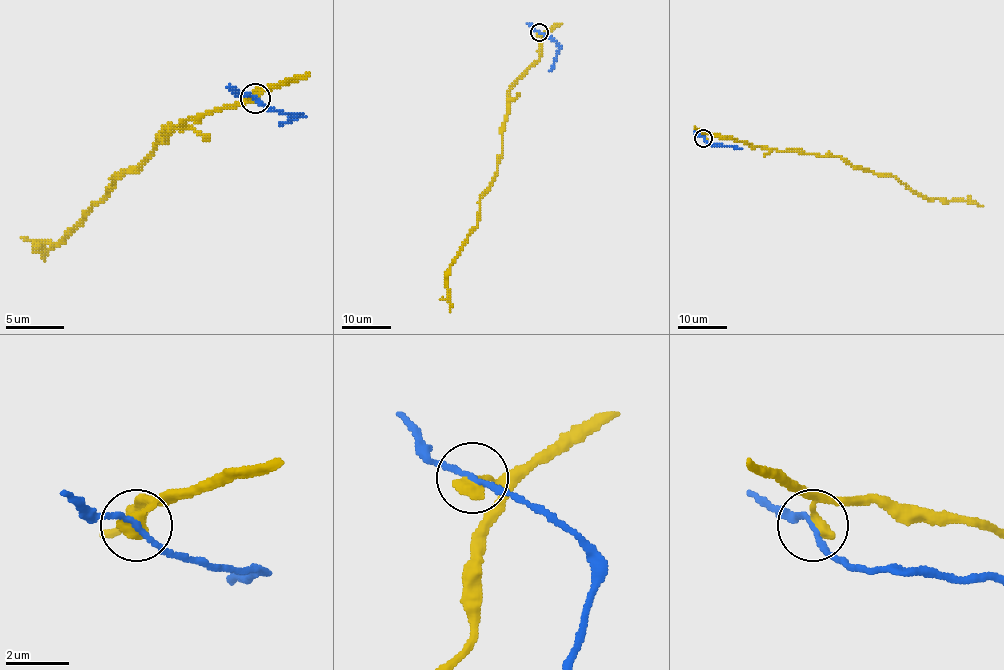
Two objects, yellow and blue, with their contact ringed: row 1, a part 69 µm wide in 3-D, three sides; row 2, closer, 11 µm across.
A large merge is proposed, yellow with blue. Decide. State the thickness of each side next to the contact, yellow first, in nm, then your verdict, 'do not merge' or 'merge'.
calibres 480 and 160 nm; do not merge

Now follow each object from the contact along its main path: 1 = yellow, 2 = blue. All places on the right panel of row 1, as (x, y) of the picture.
1: (704, 138), (729, 137), (765, 148), (840, 155), (856, 168), (895, 176), (928, 199), (982, 206)
2: (704, 138), (707, 143), (742, 149)

